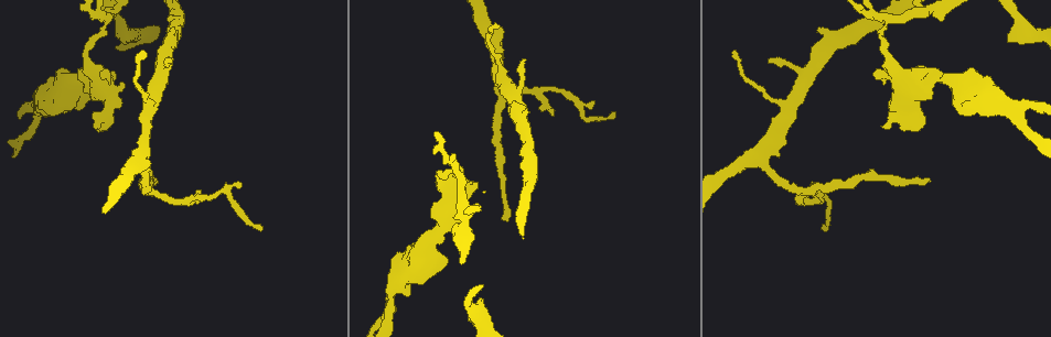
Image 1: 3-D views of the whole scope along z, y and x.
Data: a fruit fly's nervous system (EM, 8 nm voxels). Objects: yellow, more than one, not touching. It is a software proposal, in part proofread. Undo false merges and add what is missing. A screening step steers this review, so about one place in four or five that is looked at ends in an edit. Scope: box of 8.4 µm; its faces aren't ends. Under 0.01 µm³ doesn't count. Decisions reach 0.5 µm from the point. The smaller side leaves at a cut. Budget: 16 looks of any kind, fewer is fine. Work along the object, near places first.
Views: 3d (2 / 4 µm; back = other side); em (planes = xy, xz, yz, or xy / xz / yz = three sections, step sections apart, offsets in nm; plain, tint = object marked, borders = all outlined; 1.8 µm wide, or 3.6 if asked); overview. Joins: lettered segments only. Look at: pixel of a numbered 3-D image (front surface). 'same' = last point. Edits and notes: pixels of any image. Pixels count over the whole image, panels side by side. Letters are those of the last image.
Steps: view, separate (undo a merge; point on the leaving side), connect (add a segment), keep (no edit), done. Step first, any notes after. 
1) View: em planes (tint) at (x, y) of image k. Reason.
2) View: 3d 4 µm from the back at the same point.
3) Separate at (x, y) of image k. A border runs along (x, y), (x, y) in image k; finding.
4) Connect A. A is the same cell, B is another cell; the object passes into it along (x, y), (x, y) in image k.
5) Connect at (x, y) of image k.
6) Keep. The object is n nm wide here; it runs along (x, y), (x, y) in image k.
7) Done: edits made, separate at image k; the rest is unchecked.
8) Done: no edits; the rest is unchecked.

View: 3d 4 µm at (918, 12) of image 1. Arms part here.

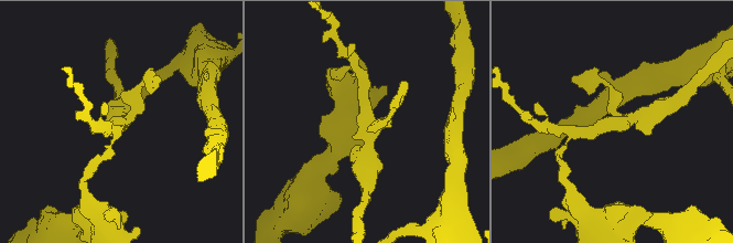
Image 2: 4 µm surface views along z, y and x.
View: em planes (borders) at (366, 125) of image 2.

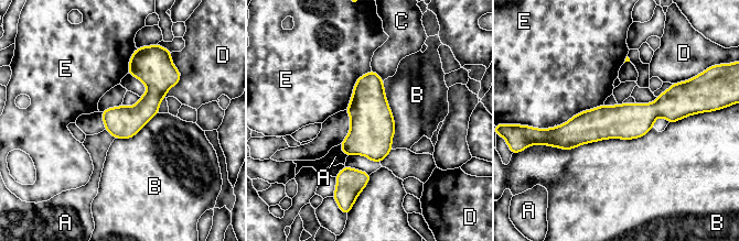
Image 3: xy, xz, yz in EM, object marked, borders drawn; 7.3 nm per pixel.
Keep. The object is 240 nm wide here; A, B, C, D and E are other cells; a border runs along (653, 127), (631, 139), (544, 145) in image 3; continuous, no second neuron.

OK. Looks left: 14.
View: 3d 4 µm at (391, 297) of image 1. Small branch off a trunk.

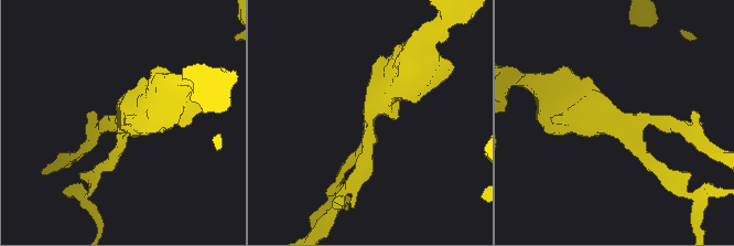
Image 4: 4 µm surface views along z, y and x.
View: em 3.6 µm xy step 16 (borders) at (616, 126) of image 4. 3 arms meet here; the arms are 170, 220, 550 nm wide.

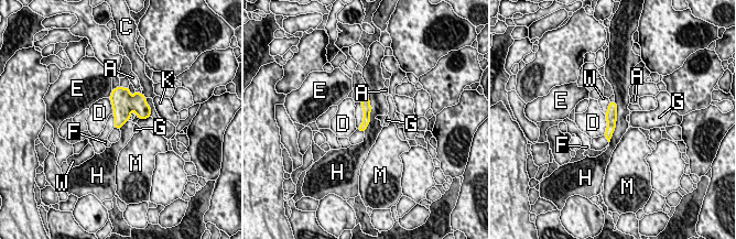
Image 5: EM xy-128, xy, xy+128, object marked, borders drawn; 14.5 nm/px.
Keep. A, C, D, E, F, G, H, K, M and W are other cells; it runs along (613, 105), (608, 136) in image 5; all the same neuron.

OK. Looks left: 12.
View: em planes (tint) at (261, 228) of image 1. Thin end.

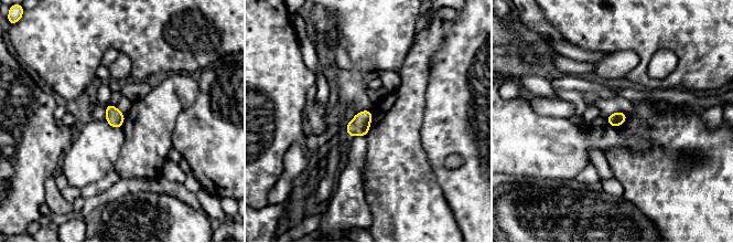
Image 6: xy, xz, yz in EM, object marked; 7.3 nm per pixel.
View: em planes (borders) at the same point. See the neighbours.

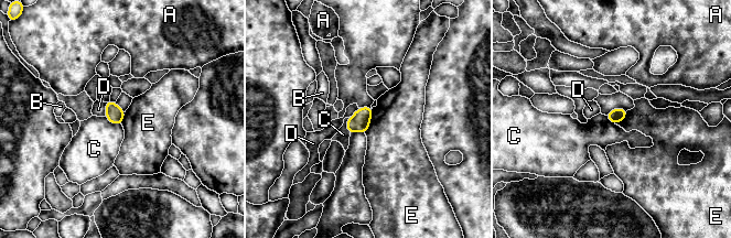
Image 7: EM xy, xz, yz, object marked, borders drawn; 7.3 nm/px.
Keep. The object is 100 nm wide here; A, B, C, D and E are other cells; a border runs along (373, 108), (371, 123), (364, 132) in image 7; none of them fits.

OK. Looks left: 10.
View: 3d 4 µm from the back at (141, 53) of image 1. Tapers out.

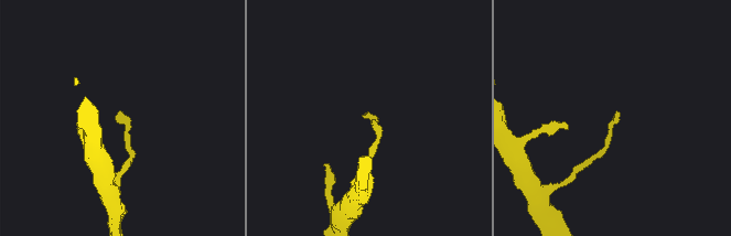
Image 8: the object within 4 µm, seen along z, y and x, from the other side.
View: em planes (borders) at (118, 113) of image 8. Now the EM.

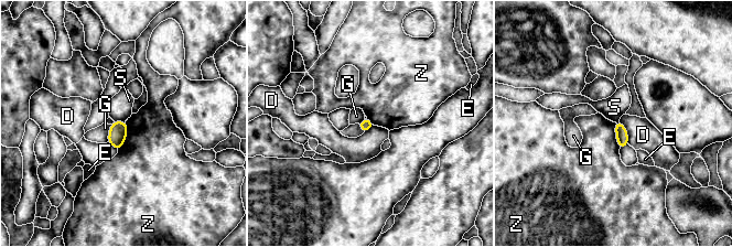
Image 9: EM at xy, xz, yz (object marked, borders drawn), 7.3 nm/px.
Keep. The longest contact is with Z, 220 nm; D, E, G, S and Z are other cells; a border runs along (620, 120), (626, 131), (628, 143) in image 9; no lettered segment goes on from it.

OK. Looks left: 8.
View: em planes (borders) at (156, 178) of image 1. End of a long branch.

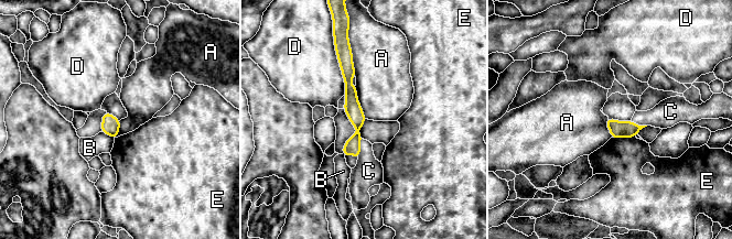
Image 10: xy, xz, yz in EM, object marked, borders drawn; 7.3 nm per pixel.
Connect C. The object is 120 nm wide here; the longest contact is with D, 360 nm; C is the same cell, A, B, D and E are other cells; the neuron continues.

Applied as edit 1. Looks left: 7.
View: em 3.6 µm yz step 16 (borders) at (824, 194) of image 1. Thin end.

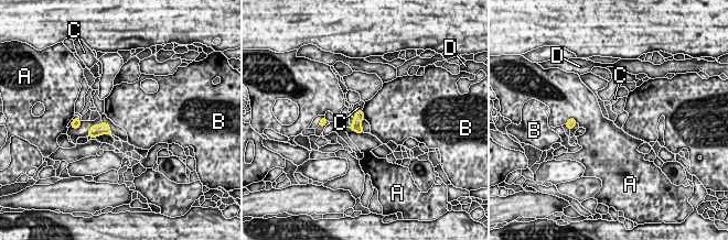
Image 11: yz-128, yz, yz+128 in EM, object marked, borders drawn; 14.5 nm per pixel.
Keep. A, B, C and D are other cells; a border runs along (362, 110), (364, 119) in image 11; no lettered segment goes on from it.

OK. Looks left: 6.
Done: edits made, connect at image 10; the rest is unchecked.

